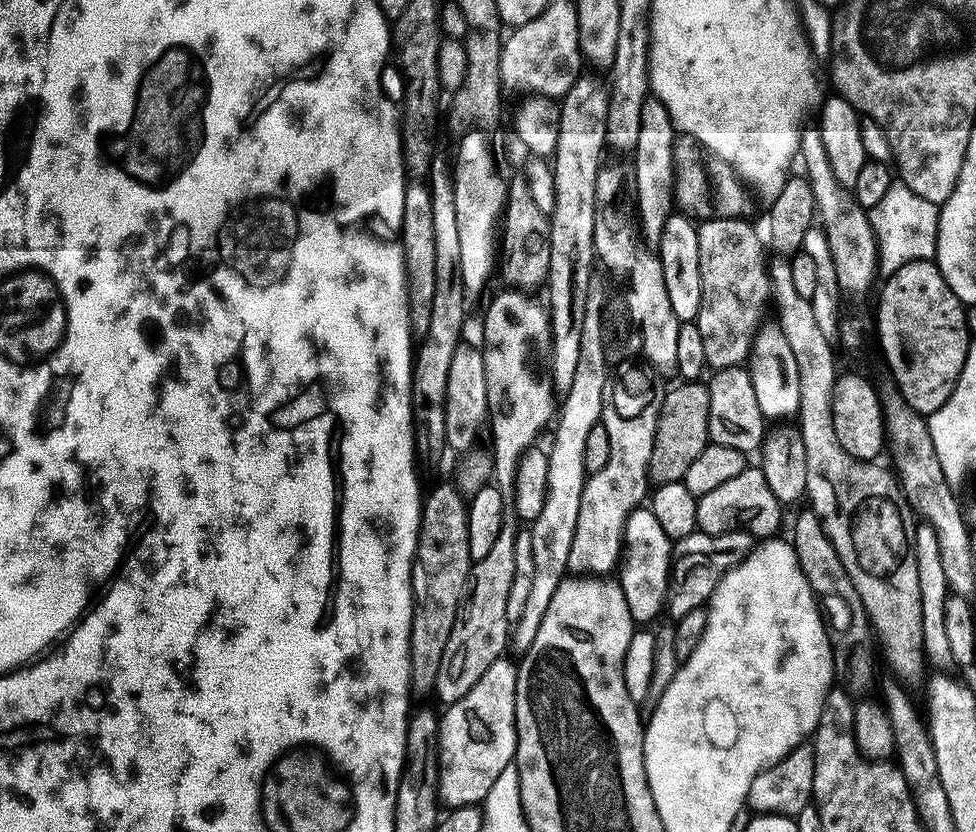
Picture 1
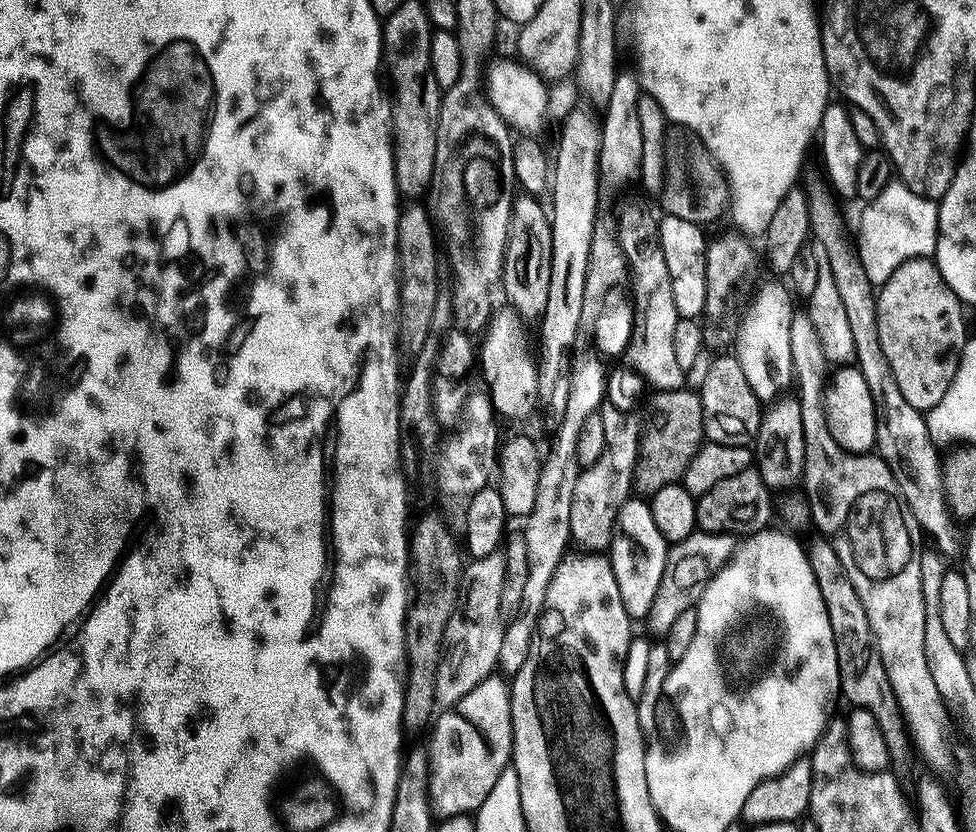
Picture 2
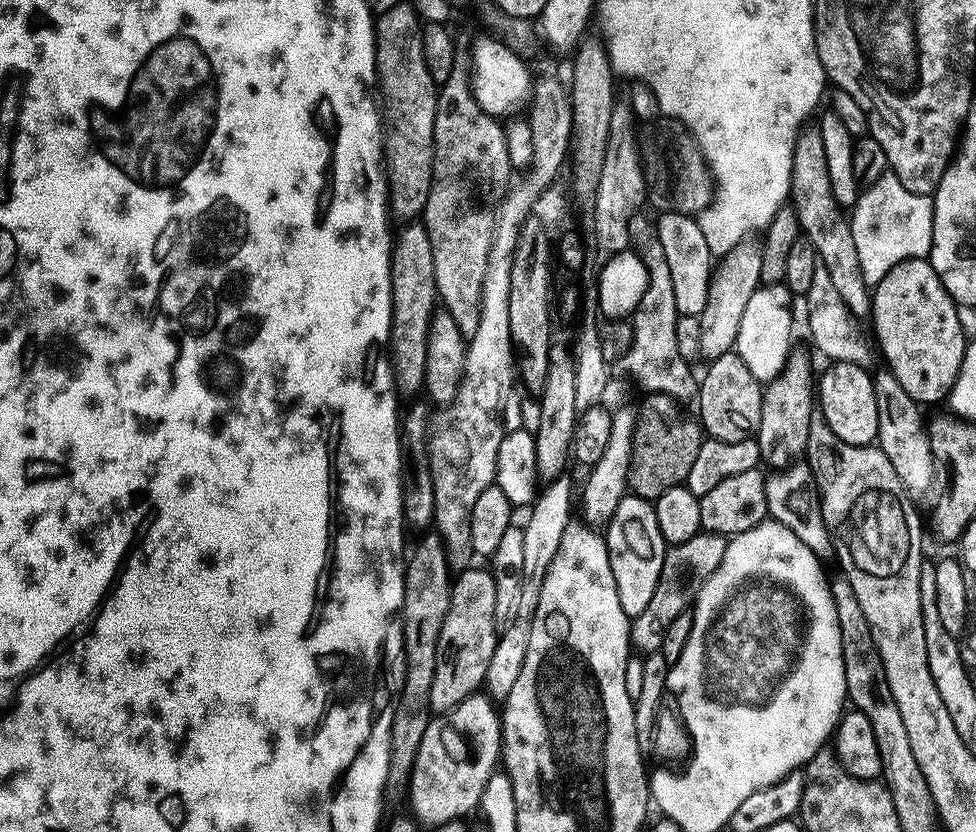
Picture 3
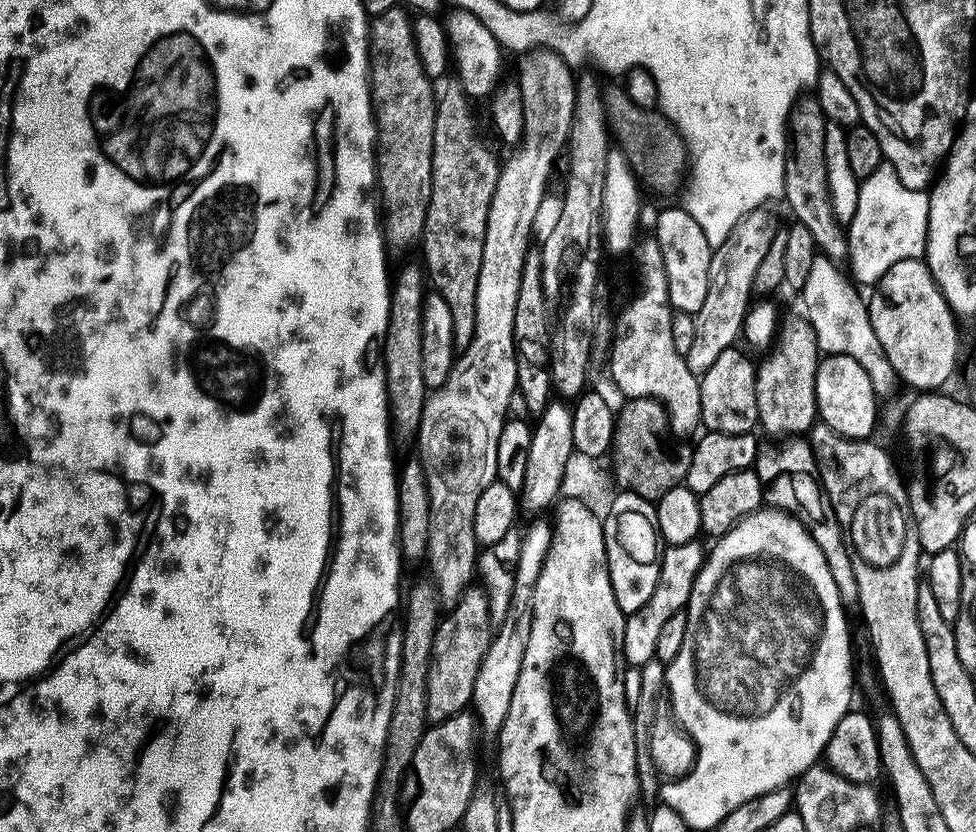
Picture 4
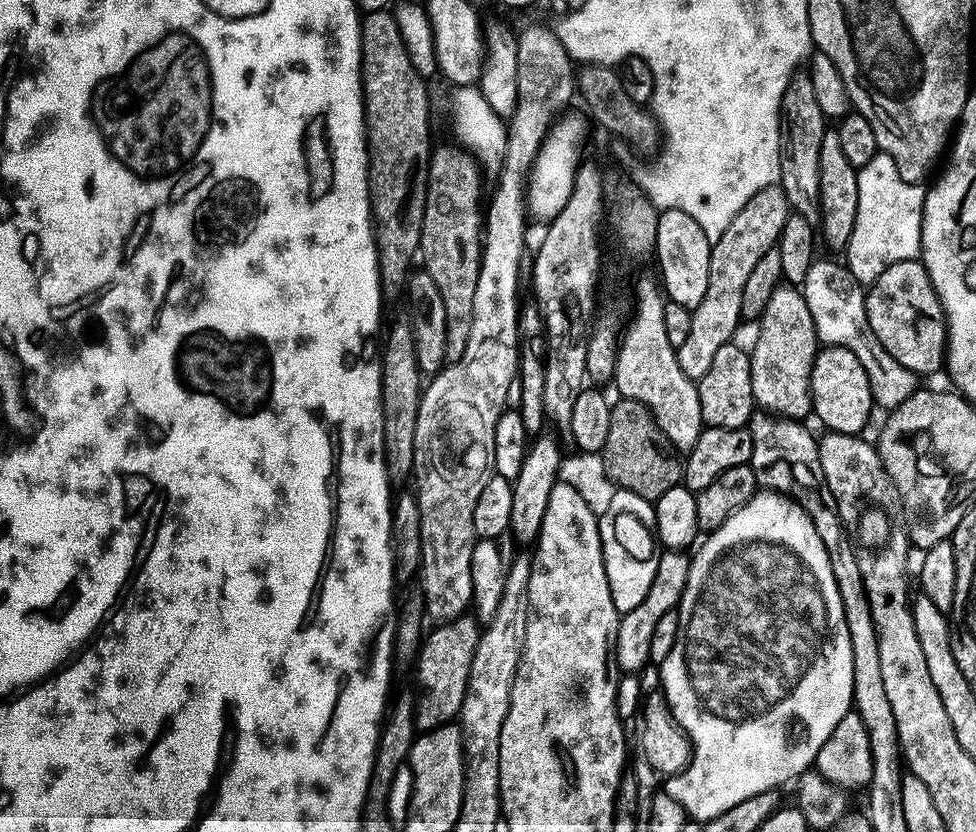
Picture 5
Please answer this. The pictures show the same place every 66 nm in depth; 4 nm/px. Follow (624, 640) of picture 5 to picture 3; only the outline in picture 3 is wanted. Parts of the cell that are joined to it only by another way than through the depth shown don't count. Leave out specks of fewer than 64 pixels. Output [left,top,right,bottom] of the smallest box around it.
[630,534,725,654]

